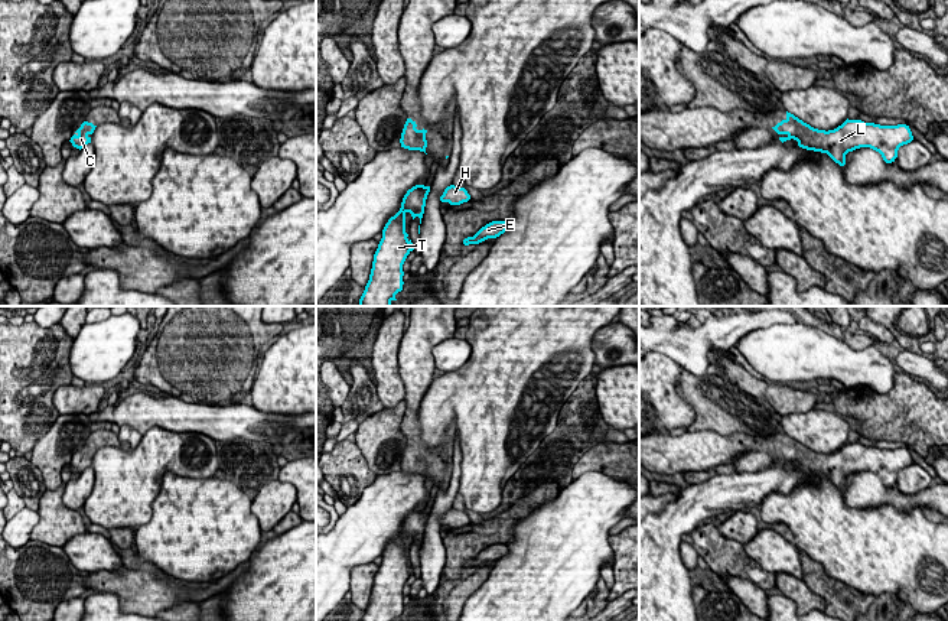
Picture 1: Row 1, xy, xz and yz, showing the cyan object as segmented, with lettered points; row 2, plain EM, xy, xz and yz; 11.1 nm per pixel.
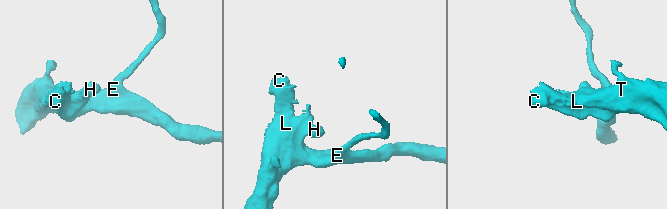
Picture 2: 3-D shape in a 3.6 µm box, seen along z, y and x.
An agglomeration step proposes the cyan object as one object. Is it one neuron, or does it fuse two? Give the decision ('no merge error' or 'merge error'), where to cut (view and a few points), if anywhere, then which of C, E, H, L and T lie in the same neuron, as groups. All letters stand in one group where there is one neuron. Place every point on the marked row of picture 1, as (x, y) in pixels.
no merge error | no cut | C E H L T

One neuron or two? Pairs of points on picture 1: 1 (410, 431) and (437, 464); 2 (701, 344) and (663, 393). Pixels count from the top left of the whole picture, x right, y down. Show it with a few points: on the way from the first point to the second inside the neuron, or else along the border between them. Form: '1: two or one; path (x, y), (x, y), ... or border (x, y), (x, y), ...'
1: one; path (413, 439), (429, 458)
2: two; border (654, 351), (665, 354), (680, 366)

